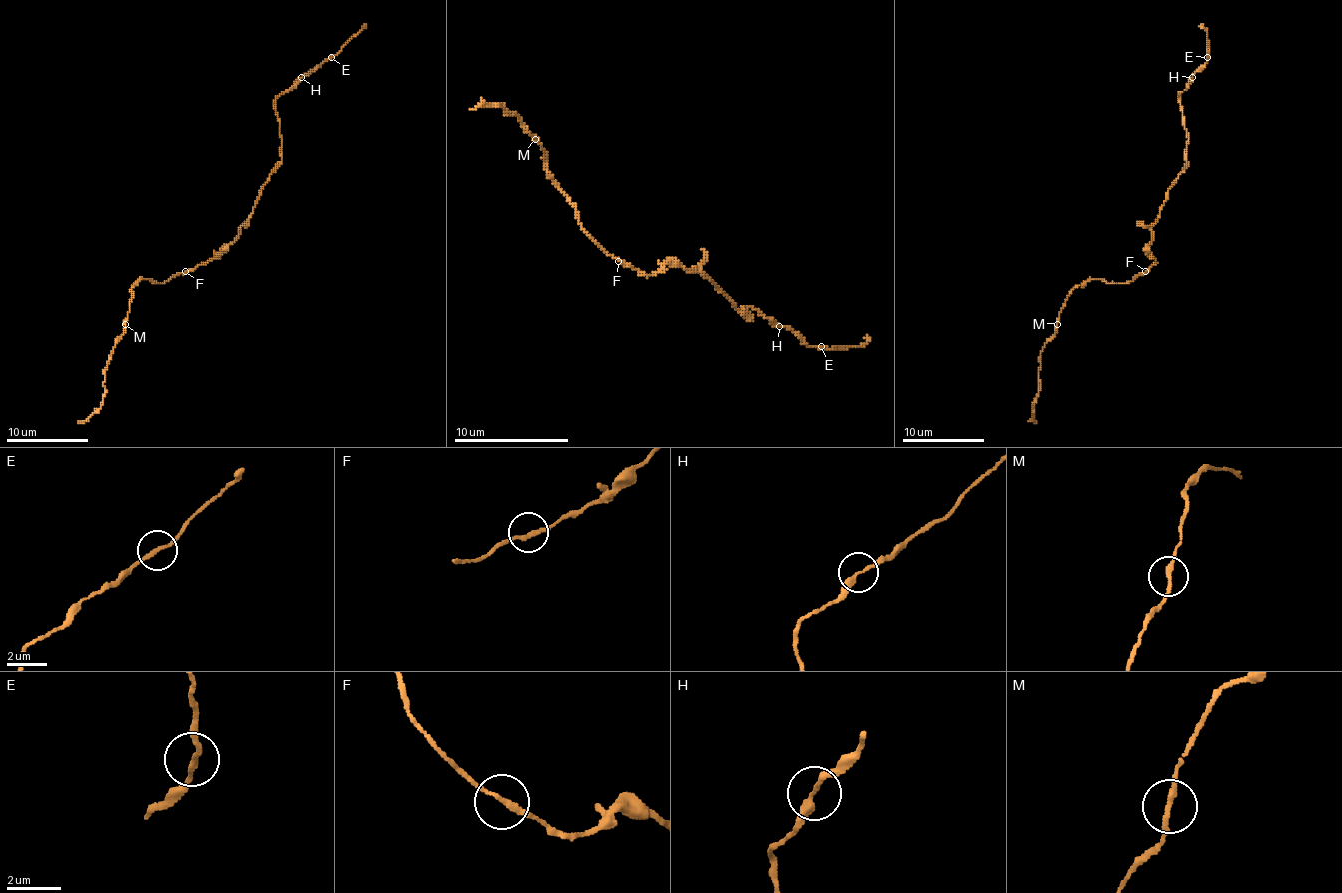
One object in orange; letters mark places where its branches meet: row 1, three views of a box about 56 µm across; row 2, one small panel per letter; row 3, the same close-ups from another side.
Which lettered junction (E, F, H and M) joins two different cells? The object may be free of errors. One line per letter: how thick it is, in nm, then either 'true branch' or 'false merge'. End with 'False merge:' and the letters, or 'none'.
E: 190 nm | true branch
F: 200 nm | true branch
H: 240 nm | true branch
M: 200 nm | true branch
False merge: none

